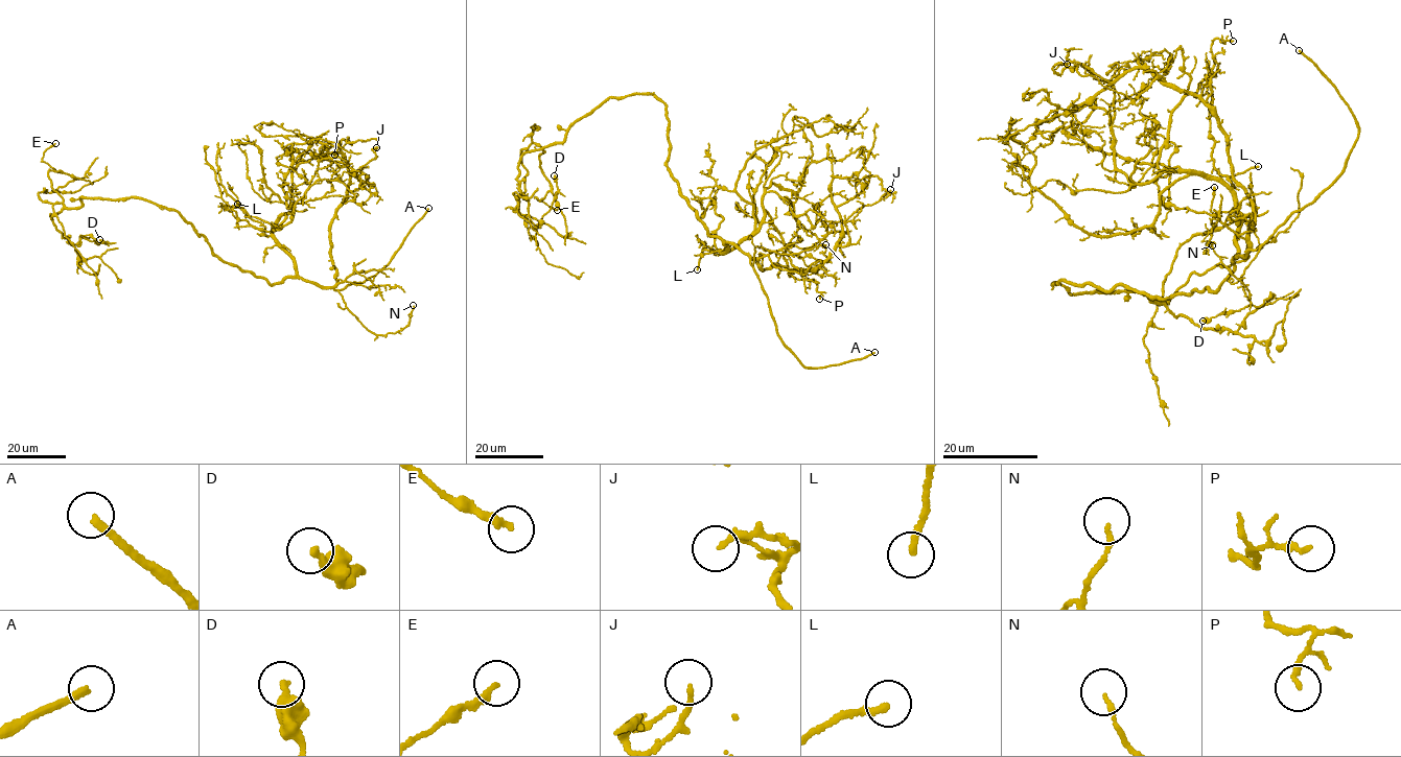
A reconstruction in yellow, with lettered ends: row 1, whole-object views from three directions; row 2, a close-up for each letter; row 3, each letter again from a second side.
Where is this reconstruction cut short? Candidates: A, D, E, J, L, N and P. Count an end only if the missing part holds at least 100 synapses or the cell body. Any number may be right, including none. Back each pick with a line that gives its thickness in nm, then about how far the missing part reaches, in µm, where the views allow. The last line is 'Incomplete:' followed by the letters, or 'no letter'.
A: calibre 240 nm; missing 25 µm
Incomplete: A

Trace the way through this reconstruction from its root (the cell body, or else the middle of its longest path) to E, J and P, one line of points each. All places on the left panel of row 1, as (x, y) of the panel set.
E: (224, 261), (176, 211), (146, 200), (82, 197), (67, 208), (48, 174), (62, 172), (42, 160), (55, 143)
J: (224, 261), (272, 285), (298, 277), (334, 285), (331, 219), (351, 171), (359, 175), (376, 147)
P: (224, 261), (272, 285), (295, 276), (295, 258), (273, 234), (293, 209), (292, 172), (324, 146), (334, 155)

